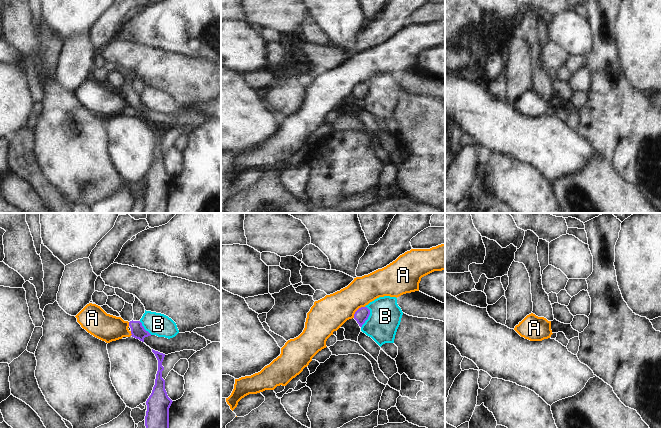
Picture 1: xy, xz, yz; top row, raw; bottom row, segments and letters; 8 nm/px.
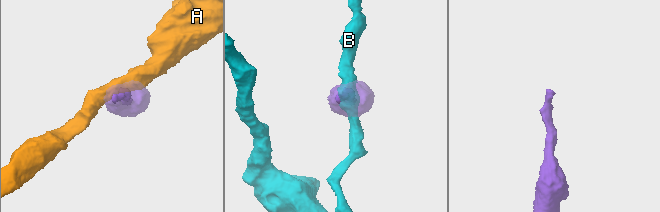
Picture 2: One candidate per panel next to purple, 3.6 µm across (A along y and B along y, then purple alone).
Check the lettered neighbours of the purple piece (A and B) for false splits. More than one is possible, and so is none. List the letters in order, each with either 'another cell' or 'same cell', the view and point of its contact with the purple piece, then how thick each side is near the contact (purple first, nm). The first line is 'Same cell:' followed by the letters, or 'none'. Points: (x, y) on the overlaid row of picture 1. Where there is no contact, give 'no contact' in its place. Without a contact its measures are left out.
Same cell: none
A: another cell | xz (357, 310) | 110/280 nm
B: another cell | xz (368, 316) | 110/260 nm

